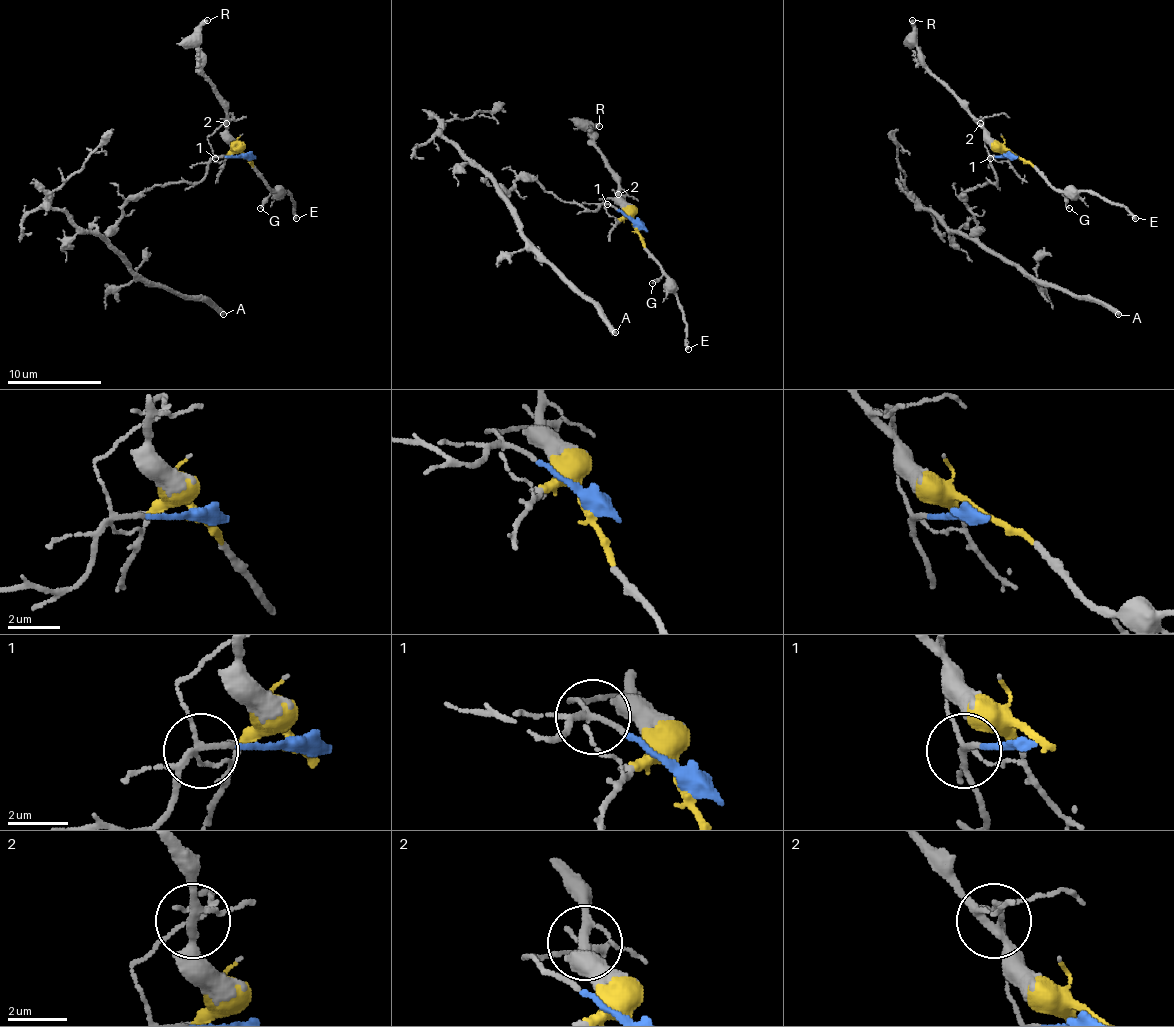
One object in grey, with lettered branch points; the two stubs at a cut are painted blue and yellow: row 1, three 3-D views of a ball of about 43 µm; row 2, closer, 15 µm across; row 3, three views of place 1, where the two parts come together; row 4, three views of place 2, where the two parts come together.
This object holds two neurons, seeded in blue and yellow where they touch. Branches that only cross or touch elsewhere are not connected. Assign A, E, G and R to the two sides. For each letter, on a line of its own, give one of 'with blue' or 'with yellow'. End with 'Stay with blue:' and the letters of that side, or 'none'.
A: with blue
E: with yellow
G: with yellow
R: with yellow
Stay with blue: A

